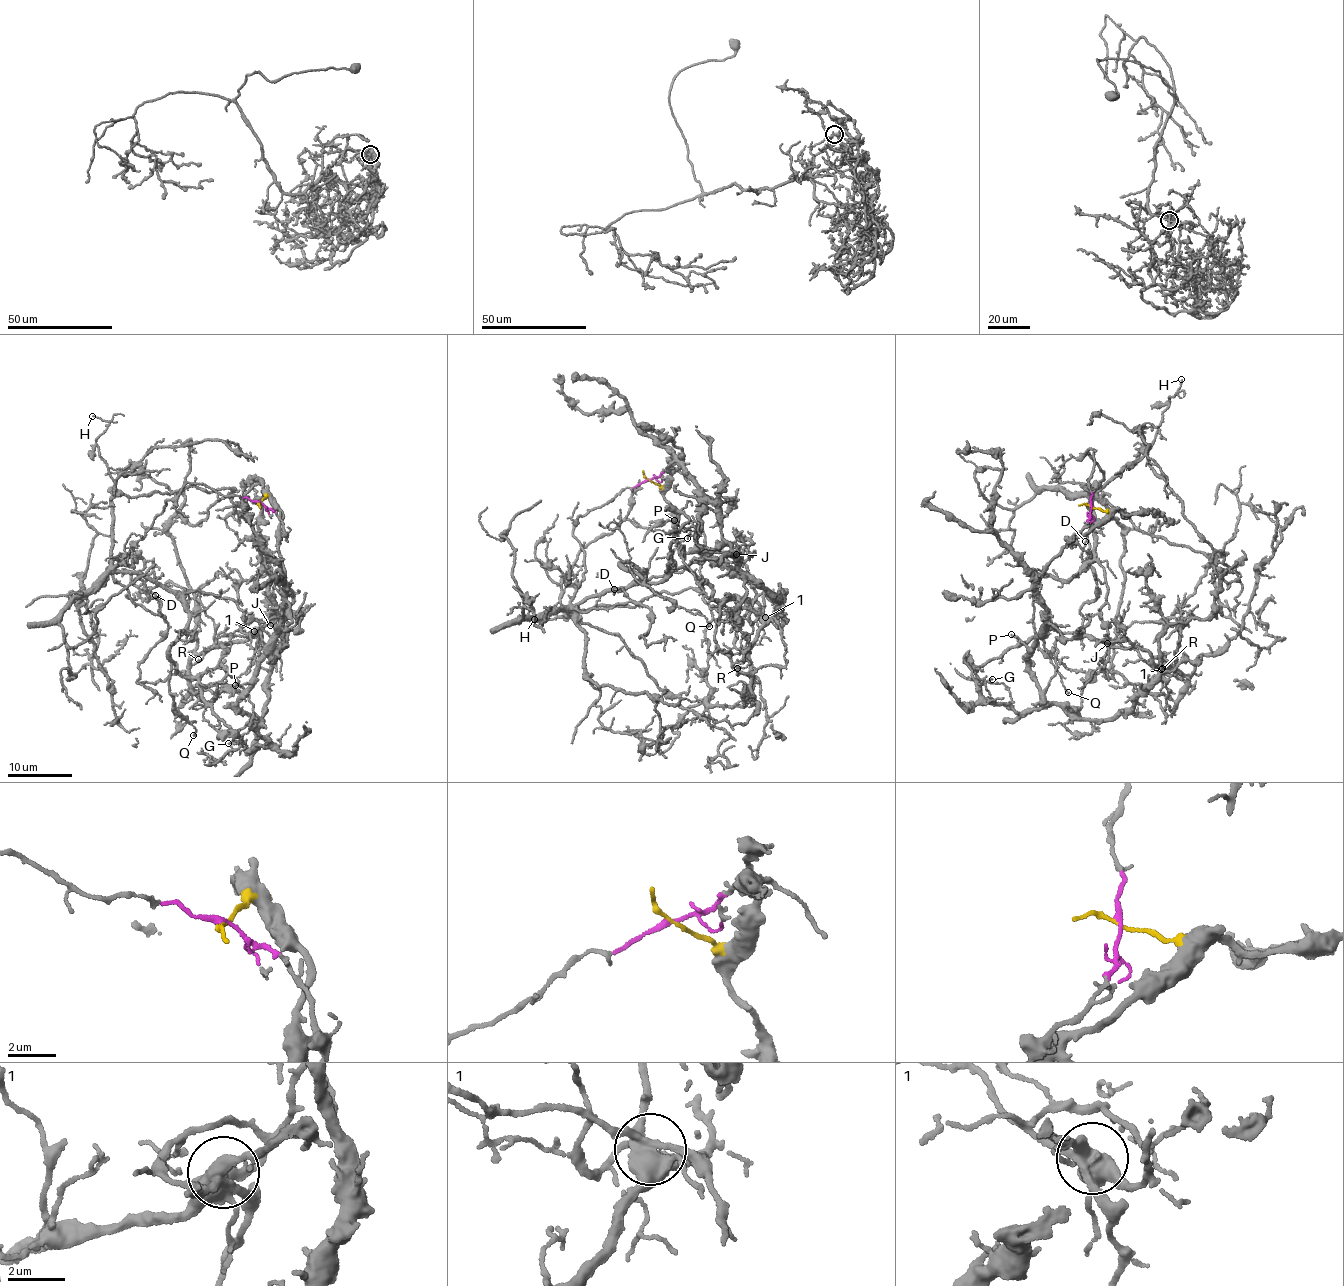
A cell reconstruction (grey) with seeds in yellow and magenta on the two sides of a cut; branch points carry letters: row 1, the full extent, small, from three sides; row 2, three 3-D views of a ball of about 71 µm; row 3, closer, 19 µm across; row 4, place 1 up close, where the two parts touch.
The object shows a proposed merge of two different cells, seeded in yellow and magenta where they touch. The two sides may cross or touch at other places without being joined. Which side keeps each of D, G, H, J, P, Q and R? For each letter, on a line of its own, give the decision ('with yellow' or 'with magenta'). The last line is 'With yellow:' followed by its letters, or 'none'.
D: with magenta
G: with magenta
H: with magenta
J: with yellow
P: with yellow
Q: with magenta
R: with yellow
With yellow: J, P, R

